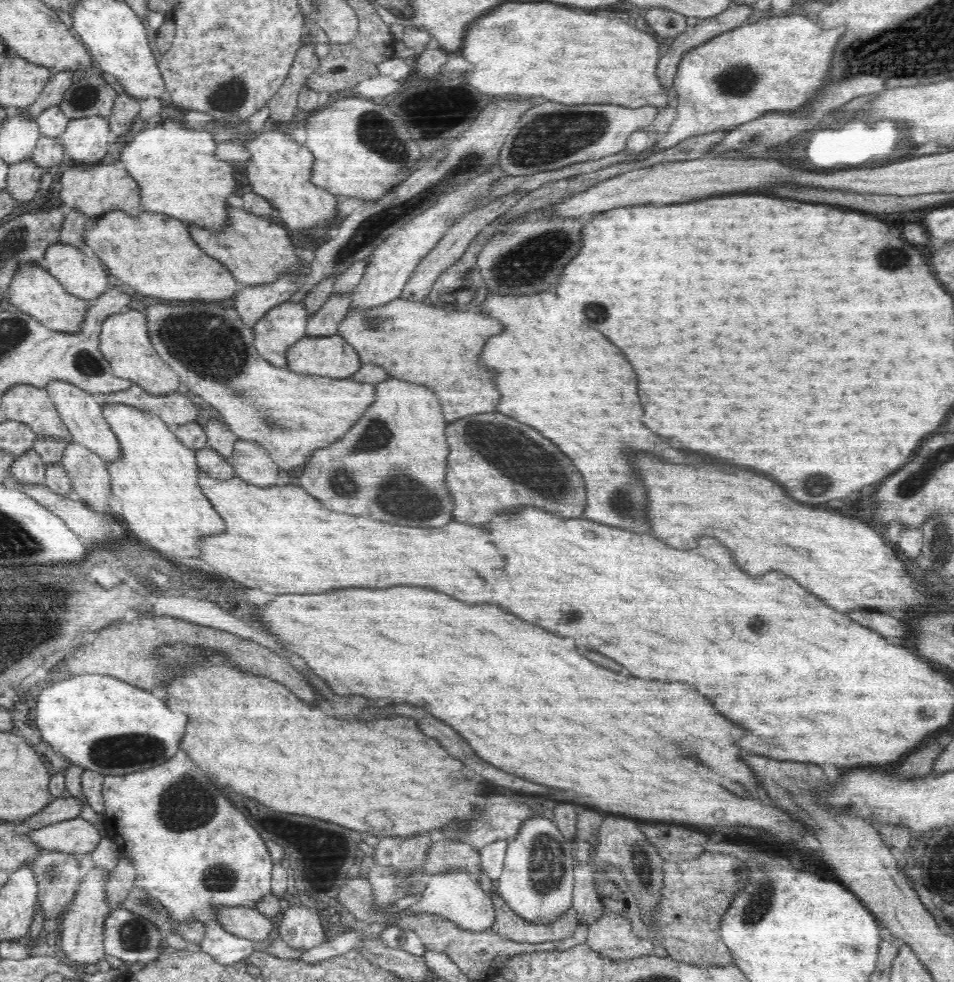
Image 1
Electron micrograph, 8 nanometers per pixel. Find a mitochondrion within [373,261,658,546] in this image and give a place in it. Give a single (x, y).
(509, 450)

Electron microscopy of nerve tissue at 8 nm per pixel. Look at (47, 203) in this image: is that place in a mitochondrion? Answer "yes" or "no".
no

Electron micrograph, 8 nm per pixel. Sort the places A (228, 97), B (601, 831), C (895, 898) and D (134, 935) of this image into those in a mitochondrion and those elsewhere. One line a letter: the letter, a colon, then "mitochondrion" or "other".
A: mitochondrion
B: other
C: other
D: mitochondrion

